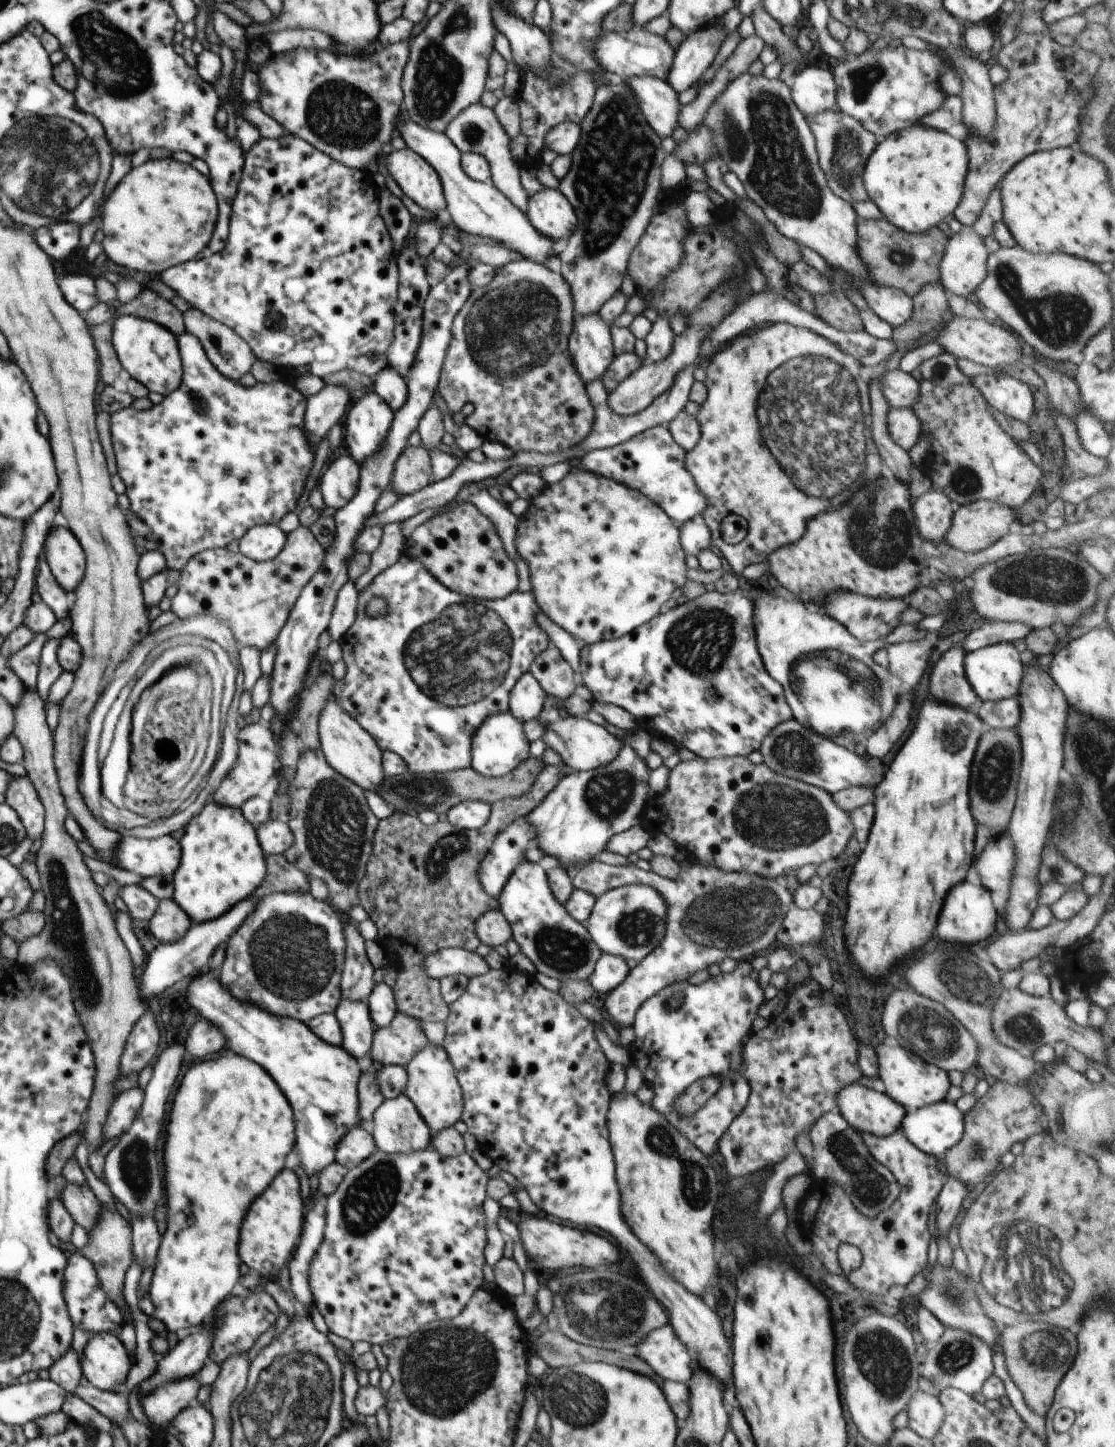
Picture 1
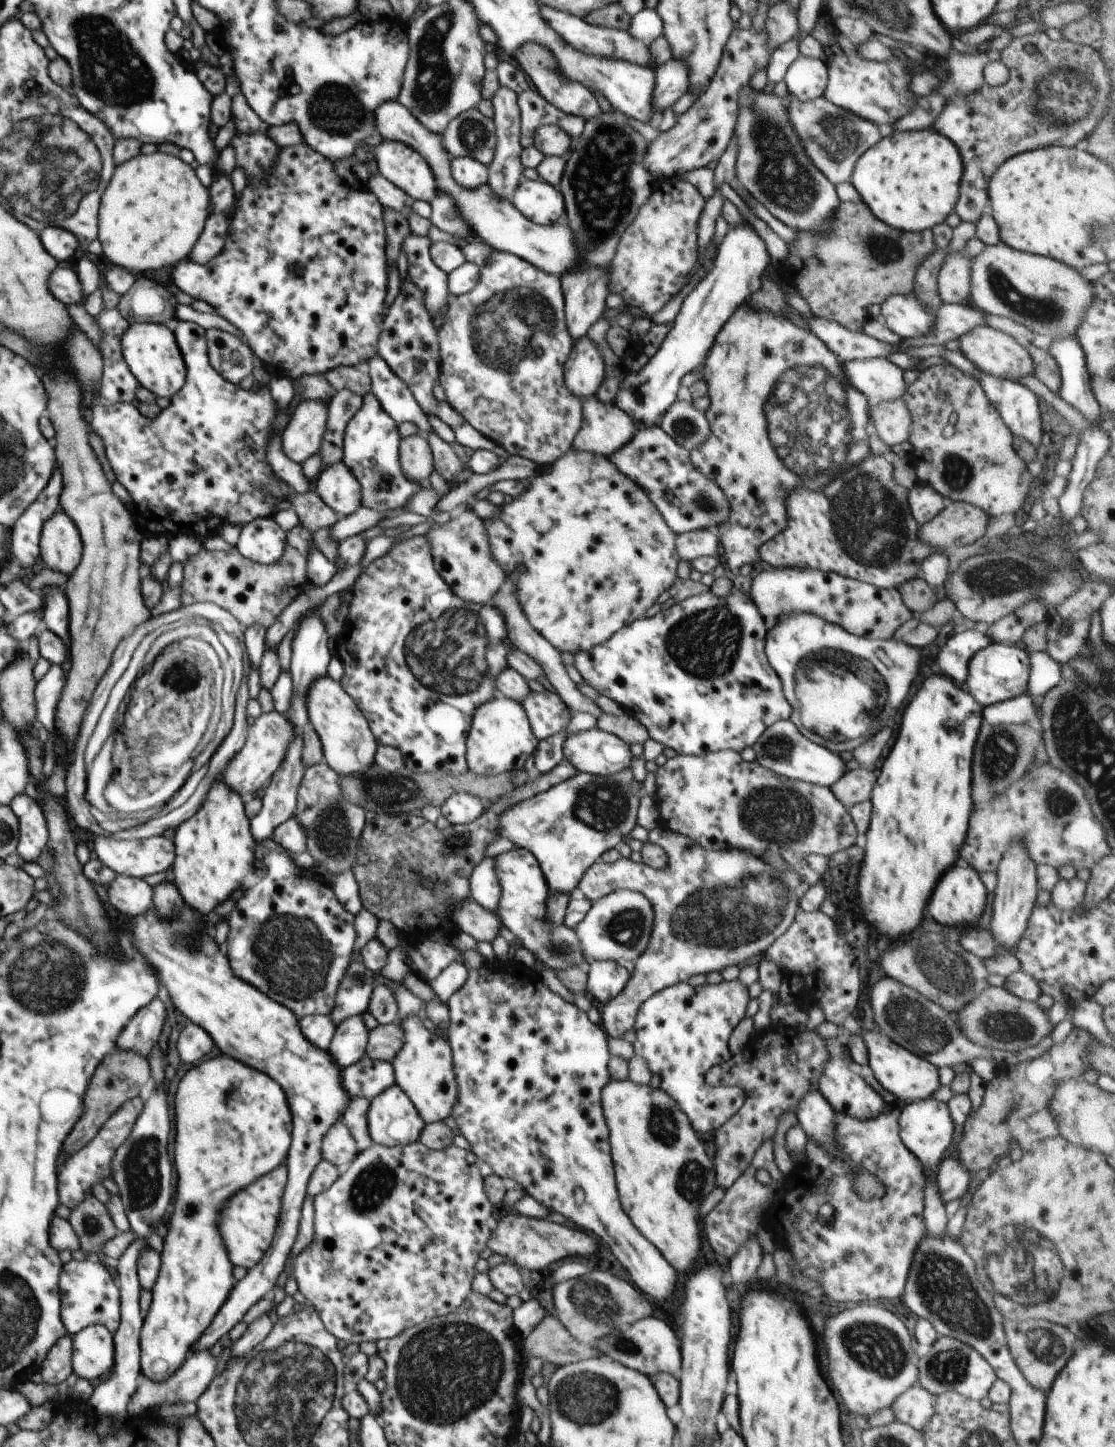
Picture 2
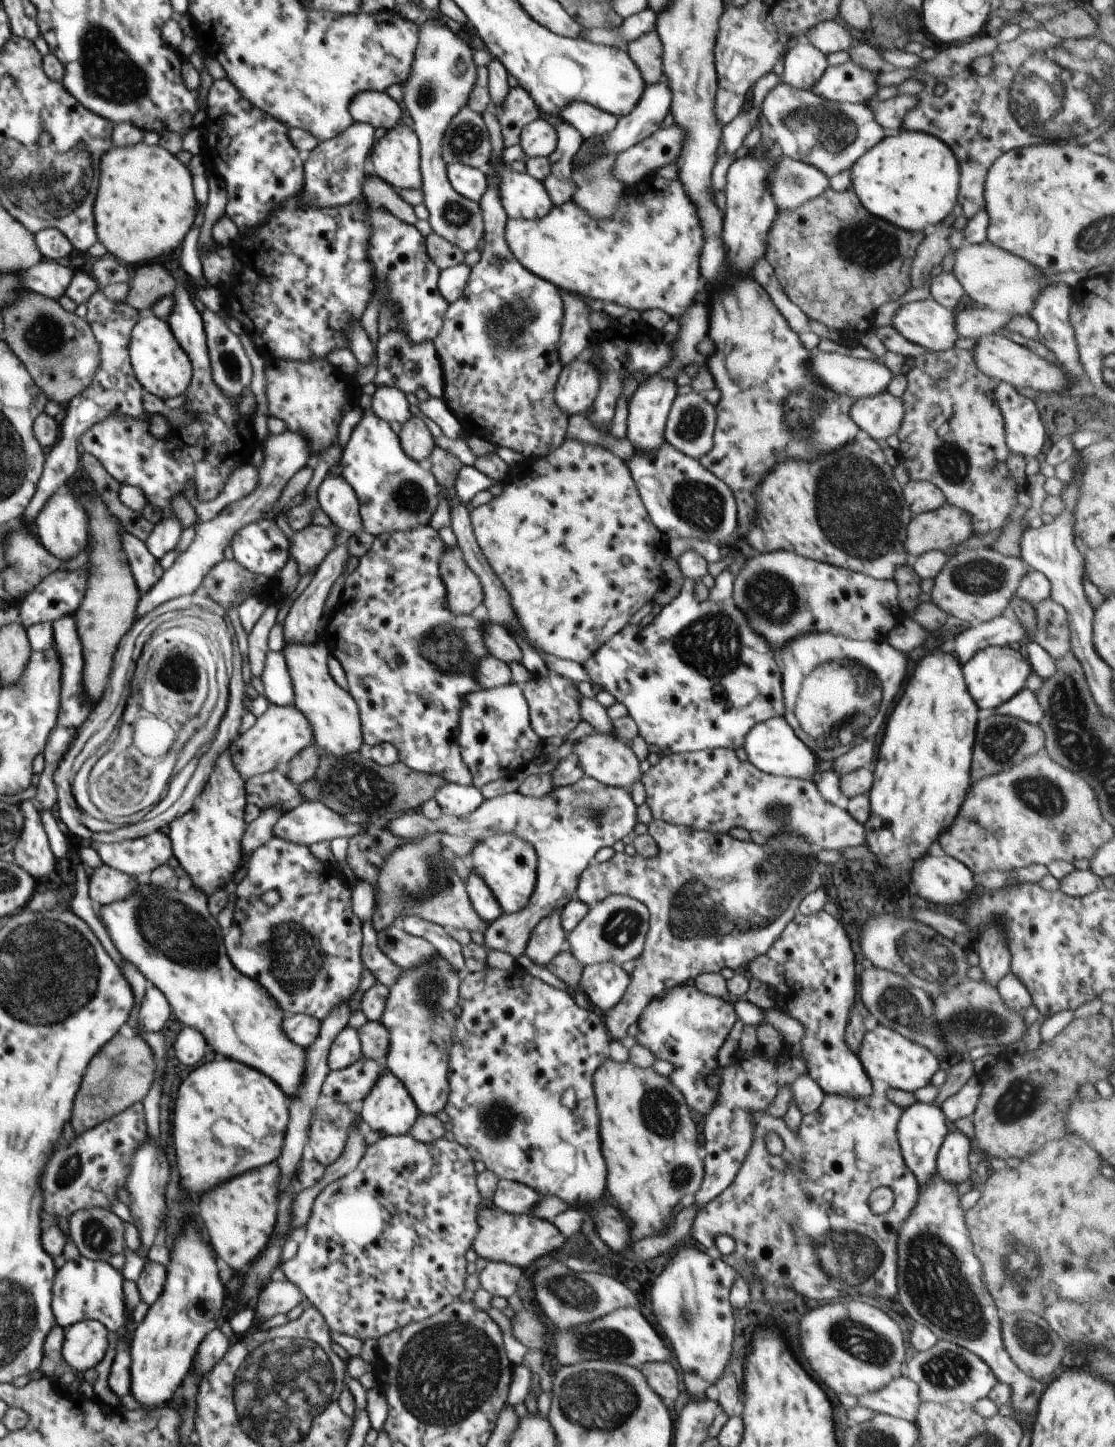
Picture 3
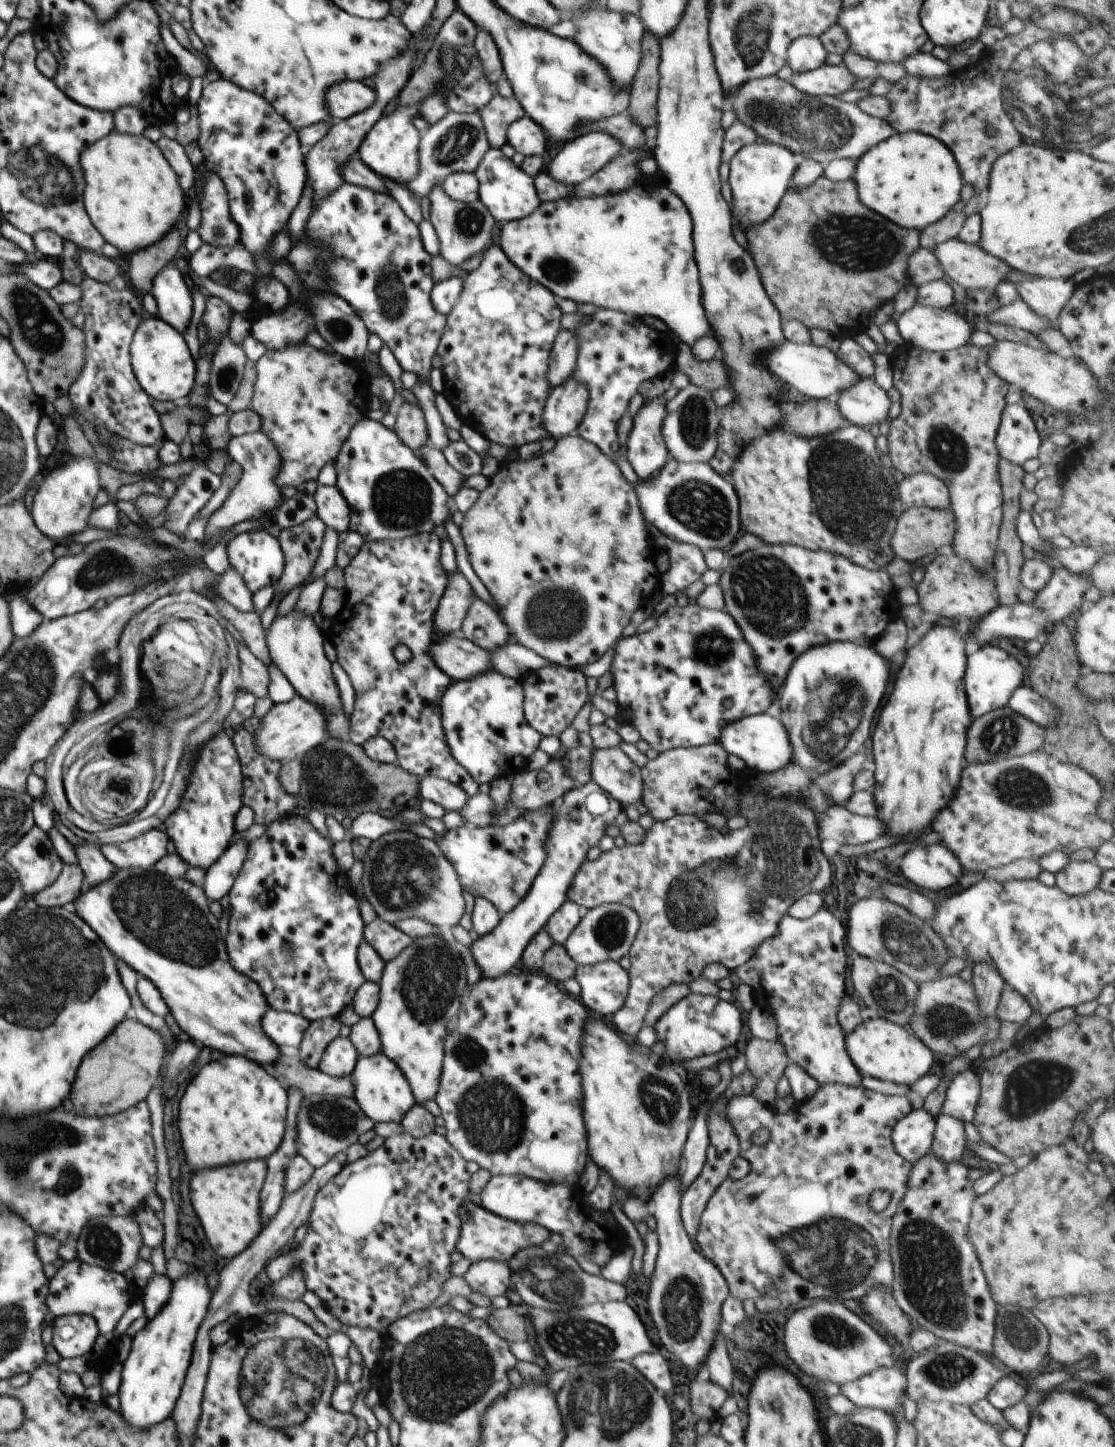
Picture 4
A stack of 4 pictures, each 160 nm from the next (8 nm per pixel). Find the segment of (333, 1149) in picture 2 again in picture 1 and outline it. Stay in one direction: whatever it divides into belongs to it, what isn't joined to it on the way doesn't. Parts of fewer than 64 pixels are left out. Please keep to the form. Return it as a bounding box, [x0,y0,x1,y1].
[335,1125,376,1170]

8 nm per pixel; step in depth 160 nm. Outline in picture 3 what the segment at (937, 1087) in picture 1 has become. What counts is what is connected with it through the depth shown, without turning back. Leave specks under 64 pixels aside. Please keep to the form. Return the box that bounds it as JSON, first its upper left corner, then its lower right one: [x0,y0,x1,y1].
[857,1026,942,1092]

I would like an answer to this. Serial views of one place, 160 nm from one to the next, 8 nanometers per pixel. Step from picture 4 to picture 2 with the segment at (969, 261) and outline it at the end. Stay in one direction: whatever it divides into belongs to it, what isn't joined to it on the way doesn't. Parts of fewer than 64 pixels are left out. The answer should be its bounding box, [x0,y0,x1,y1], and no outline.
[970,243,1094,338]

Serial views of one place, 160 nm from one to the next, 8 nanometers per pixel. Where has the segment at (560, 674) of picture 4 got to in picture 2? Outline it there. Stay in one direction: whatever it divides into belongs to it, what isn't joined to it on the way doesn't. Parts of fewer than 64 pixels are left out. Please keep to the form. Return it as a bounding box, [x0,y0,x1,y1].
[522,689,574,742]

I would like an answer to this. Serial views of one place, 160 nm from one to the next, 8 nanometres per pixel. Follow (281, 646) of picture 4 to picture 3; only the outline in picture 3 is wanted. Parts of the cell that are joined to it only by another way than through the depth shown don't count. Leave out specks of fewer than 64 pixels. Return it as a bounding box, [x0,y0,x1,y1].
[284,640,363,757]

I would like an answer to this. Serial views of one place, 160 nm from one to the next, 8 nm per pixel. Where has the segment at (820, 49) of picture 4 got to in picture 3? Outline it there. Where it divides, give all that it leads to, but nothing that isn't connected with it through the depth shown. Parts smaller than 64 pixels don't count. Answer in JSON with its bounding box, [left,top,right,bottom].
[783,40,829,91]

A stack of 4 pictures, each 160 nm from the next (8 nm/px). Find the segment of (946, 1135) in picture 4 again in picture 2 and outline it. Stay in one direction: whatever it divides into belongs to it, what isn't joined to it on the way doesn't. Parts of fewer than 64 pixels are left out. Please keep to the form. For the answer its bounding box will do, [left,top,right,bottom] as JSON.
[937,1155,970,1202]

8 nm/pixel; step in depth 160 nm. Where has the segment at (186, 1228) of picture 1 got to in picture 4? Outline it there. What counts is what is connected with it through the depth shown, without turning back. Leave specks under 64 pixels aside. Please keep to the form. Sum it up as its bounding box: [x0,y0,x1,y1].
[116,1055,289,1430]

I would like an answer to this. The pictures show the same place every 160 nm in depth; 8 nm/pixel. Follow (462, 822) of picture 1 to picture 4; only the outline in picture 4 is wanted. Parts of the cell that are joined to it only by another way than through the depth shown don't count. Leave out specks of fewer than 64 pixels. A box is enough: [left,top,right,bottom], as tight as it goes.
[419,777,470,811]

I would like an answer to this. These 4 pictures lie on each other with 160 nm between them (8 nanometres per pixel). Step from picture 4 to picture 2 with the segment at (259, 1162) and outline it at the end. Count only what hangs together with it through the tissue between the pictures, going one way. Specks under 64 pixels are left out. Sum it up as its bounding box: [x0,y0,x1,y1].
[218,1165,288,1270]

